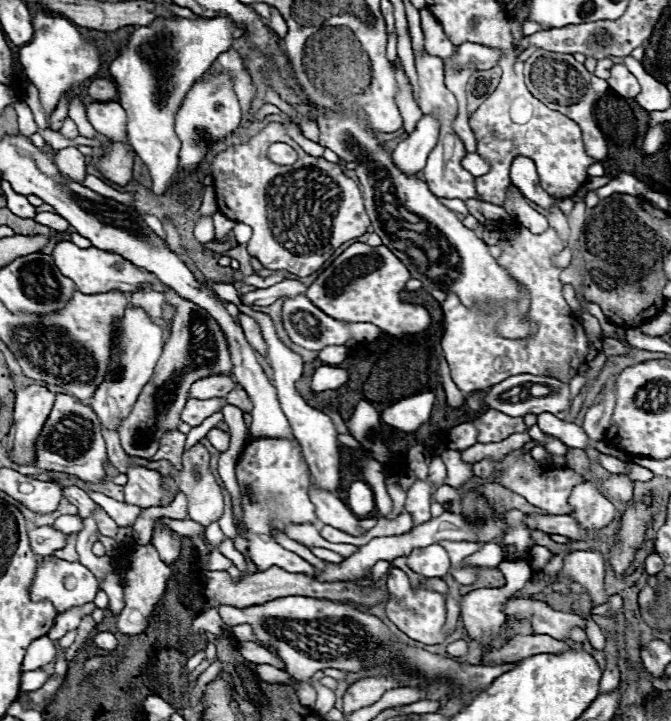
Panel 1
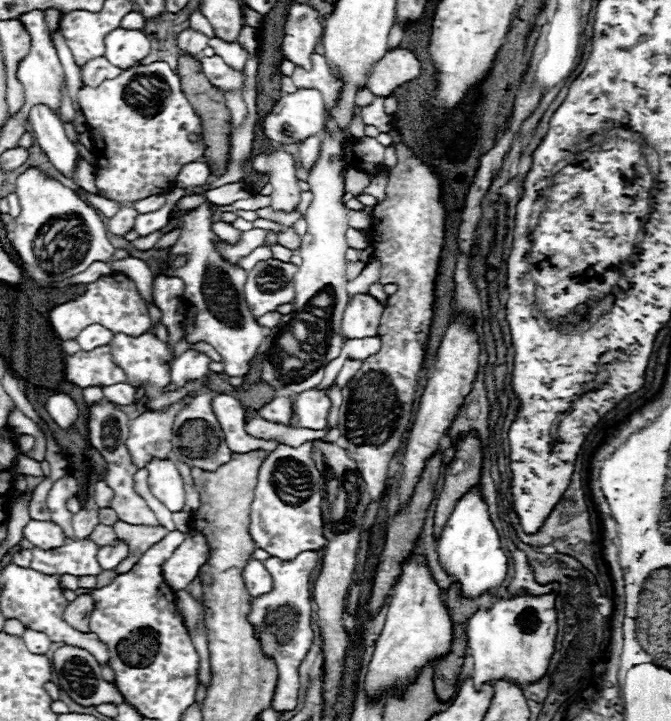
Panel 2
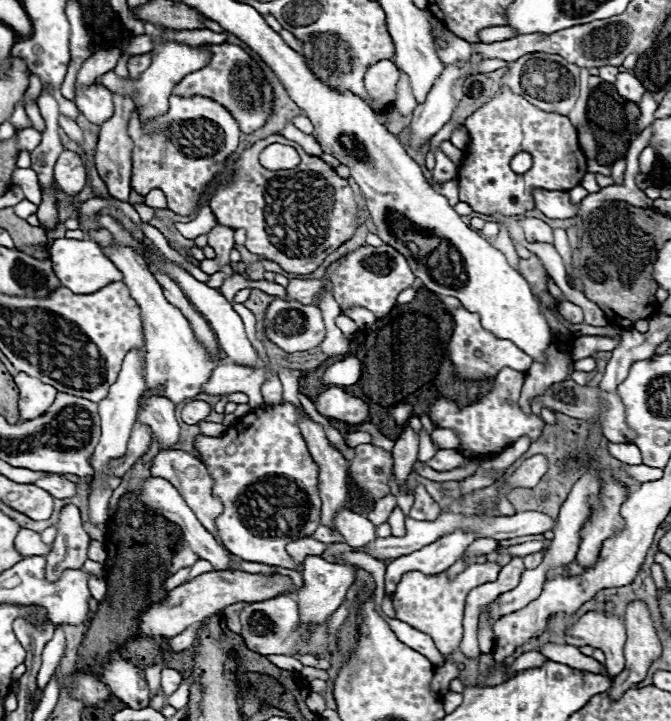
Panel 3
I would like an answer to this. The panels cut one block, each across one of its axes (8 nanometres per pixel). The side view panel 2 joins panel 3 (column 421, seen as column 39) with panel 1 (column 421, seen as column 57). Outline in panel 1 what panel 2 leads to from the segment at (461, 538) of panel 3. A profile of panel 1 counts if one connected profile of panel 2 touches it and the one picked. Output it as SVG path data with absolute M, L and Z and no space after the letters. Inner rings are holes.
M430 544L426 548L416 548L406 558L406 564L412 572L422 574L426 578L442 578L450 570L448 552L440 544Z

